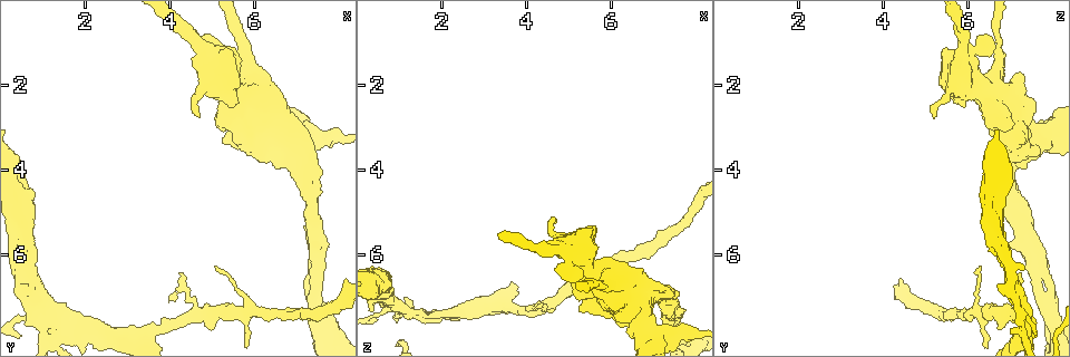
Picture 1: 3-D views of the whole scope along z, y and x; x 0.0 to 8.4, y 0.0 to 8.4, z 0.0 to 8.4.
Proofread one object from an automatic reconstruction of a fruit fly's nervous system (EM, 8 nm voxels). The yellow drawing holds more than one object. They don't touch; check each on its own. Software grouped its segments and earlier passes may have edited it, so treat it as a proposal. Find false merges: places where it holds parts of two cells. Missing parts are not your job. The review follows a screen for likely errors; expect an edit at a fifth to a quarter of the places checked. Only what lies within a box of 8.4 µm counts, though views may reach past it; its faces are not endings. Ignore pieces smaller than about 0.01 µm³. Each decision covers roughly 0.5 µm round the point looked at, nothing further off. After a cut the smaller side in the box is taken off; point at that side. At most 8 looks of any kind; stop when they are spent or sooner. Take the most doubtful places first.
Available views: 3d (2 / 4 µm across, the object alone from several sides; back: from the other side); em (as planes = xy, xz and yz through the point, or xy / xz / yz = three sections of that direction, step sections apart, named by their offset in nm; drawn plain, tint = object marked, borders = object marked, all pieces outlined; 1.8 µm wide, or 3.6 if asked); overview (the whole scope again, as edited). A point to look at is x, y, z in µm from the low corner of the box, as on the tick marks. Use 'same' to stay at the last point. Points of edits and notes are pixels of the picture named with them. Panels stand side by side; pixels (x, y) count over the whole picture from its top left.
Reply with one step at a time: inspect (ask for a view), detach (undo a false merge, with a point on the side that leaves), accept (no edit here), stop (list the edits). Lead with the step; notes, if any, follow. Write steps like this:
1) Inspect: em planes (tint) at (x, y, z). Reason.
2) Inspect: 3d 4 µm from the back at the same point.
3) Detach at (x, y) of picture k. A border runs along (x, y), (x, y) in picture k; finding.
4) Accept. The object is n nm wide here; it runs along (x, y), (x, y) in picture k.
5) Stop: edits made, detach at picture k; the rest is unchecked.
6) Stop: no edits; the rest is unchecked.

Inspect: em 3.6 µm xz step 8 (tint) at (6.90, 3.55, 7.00). Closes a loop.

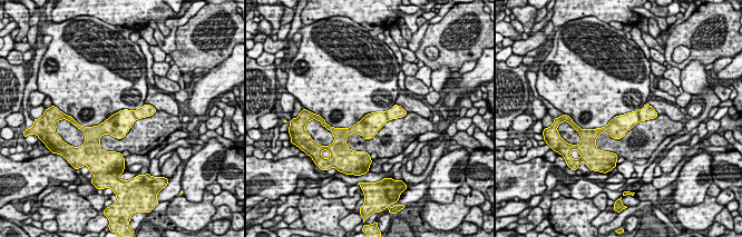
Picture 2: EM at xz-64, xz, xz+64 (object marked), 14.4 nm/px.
Inspect: em 3.6 µm planes (tint) at the same point.

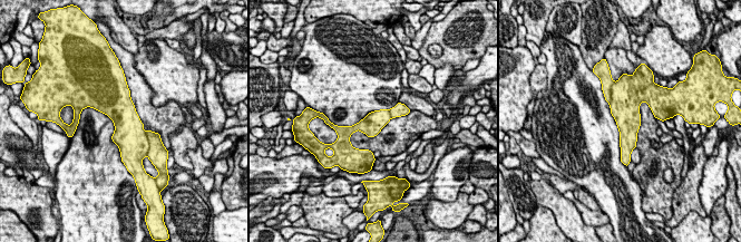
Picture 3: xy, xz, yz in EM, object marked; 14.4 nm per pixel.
Detach at (605, 77) of picture 3. A border runs along (613, 83), (608, 103) in picture 3; a second cell is stuck on.

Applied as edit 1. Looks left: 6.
Inspect: em planes (tint) at (0.70, 5.85, 6.80). Sudden change in width.

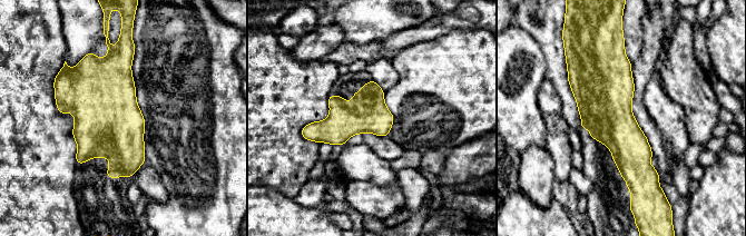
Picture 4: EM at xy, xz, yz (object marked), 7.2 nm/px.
Accept. One cell here.

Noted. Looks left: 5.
Inspect: 3d 4 µm at (4.95, 1.45, 5.85). Two arms at a narrow angle.

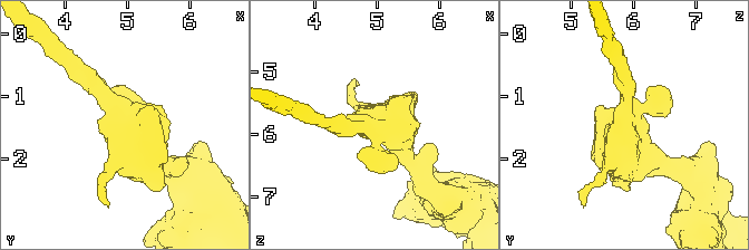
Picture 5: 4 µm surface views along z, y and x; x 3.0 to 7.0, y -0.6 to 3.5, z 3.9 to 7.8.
Inspect: em 3.6 µm xz step 16 (tint) at (4.95, 1.50, 5.80). Shape alone is not enough.

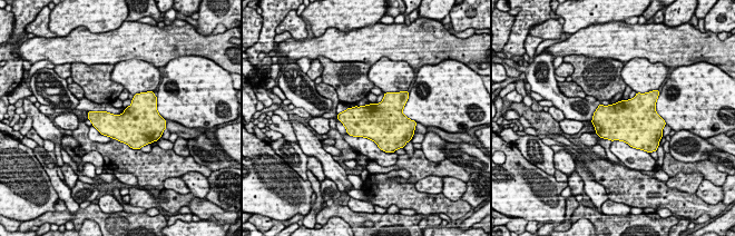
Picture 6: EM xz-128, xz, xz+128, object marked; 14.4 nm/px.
Accept. One cell here.

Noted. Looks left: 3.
Stop: edits made, detach at picture 3; the rest is unchecked.

